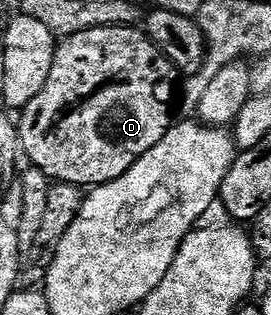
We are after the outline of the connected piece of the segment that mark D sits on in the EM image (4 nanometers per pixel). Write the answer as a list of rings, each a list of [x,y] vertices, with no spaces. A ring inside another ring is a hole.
[[[129,25],[96,27],[92,31],[80,31],[76,35],[65,38],[54,50],[54,62],[52,63],[52,71],[48,71],[48,83],[44,83],[40,95],[36,95],[36,99],[32,99],[32,103],[28,103],[26,108],[21,110],[22,122],[19,120],[16,125],[20,149],[25,160],[27,157],[33,168],[44,171],[47,177],[54,181],[63,181],[69,185],[93,187],[106,185],[110,181],[120,179],[120,175],[124,175],[124,171],[131,169],[145,153],[152,151],[152,147],[156,147],[156,143],[160,143],[160,139],[164,139],[164,135],[170,130],[172,124],[170,104],[173,103],[174,97],[176,101],[174,77],[176,78],[174,64],[151,43],[141,28]]]

